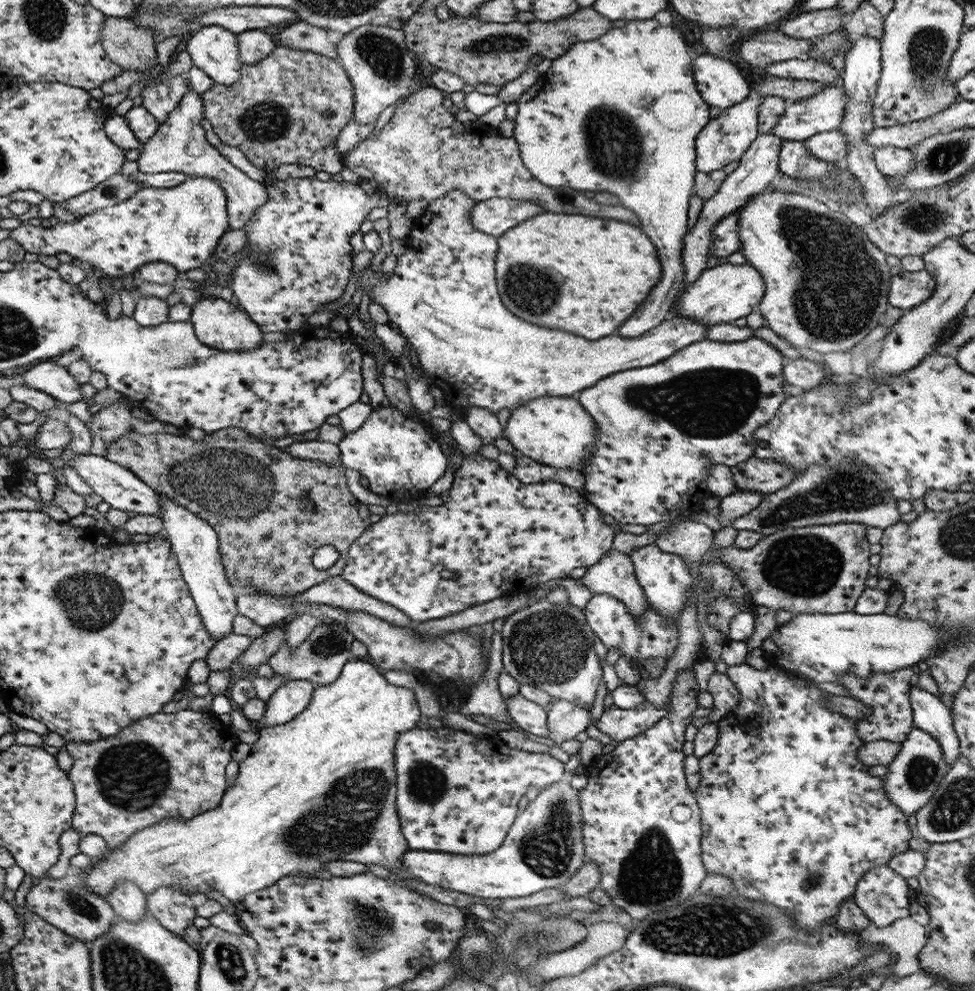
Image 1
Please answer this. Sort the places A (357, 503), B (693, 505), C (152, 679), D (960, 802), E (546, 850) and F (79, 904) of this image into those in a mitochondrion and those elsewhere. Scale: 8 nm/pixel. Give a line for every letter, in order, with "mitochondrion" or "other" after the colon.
A: other
B: other
C: other
D: mitochondrion
E: mitochondrion
F: mitochondrion

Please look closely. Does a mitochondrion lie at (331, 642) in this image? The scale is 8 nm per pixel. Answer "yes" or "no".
yes

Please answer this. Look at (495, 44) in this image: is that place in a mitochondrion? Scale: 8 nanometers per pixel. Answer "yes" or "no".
yes

